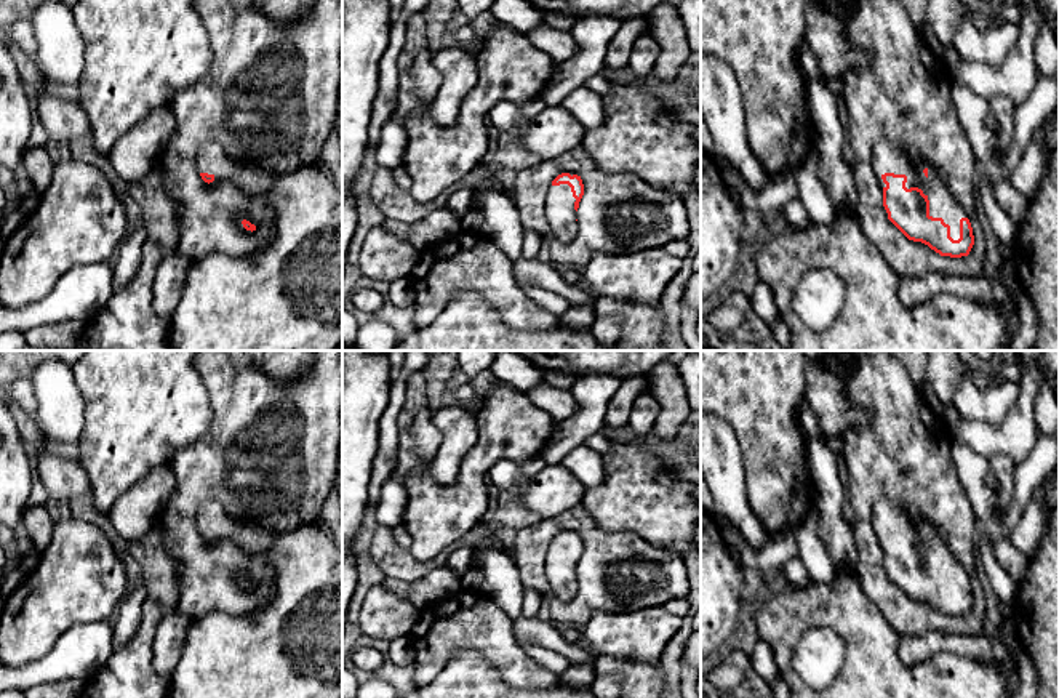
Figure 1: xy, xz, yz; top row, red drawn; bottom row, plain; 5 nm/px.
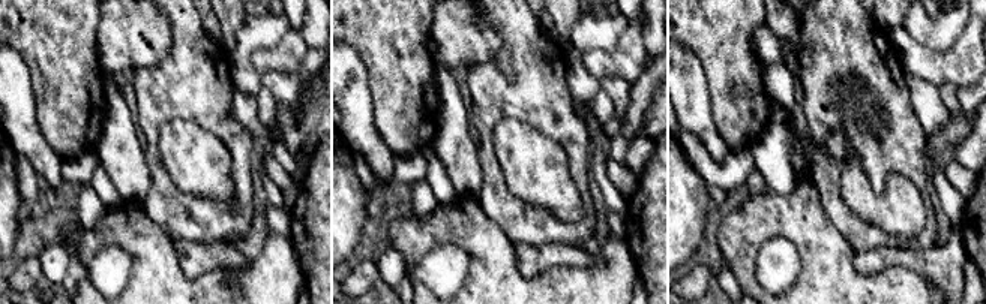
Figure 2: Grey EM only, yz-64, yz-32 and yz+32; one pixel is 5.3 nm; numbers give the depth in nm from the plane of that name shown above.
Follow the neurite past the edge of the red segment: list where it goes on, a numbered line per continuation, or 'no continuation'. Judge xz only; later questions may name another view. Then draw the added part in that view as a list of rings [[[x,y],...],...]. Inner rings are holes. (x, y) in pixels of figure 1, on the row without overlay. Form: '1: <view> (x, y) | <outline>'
1: xz (560, 572) | [[[568,543],[550,544],[547,551],[545,576],[550,592],[561,602],[571,602],[579,591],[576,557]]]

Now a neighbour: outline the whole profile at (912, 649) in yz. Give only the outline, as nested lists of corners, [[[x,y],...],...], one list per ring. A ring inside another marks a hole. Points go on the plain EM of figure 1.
[[[1003,620],[995,636],[961,636],[926,631],[921,636],[899,636],[897,653],[905,664],[918,664],[937,653],[1003,664],[1009,656],[1009,644],[1016,639],[1013,620]]]

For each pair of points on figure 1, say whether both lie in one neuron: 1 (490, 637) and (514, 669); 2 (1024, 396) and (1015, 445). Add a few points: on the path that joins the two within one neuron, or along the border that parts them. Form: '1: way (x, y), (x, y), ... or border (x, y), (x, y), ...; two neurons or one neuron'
1: way (498, 645), (511, 661); one neuron
2: way (1024, 409), (1018, 433); one neuron

